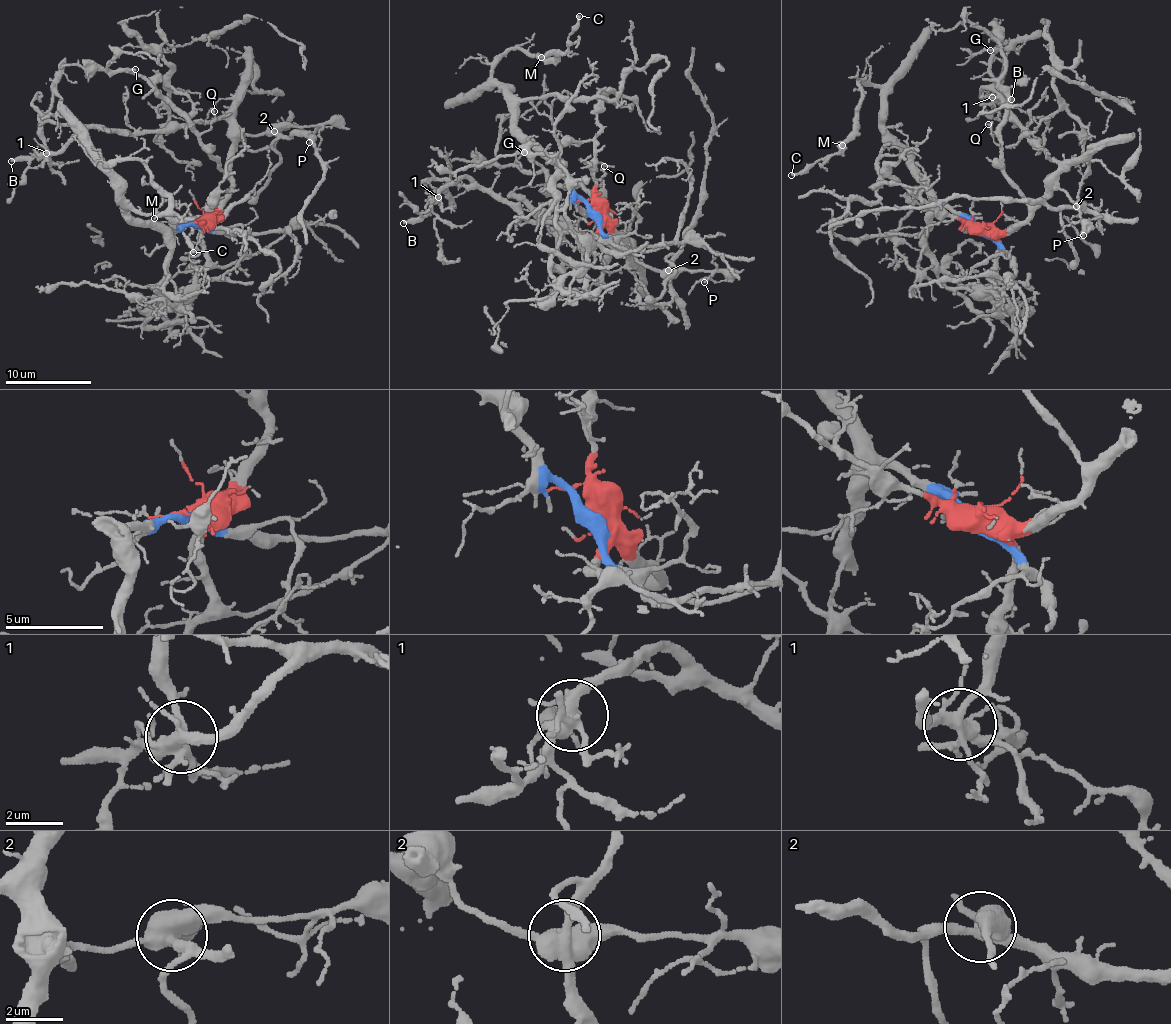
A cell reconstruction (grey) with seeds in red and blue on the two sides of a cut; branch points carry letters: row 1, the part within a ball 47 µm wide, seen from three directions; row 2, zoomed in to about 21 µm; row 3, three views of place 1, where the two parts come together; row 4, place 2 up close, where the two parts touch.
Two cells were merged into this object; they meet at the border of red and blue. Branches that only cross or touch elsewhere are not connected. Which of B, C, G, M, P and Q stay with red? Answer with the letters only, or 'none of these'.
B, G, P, Q

